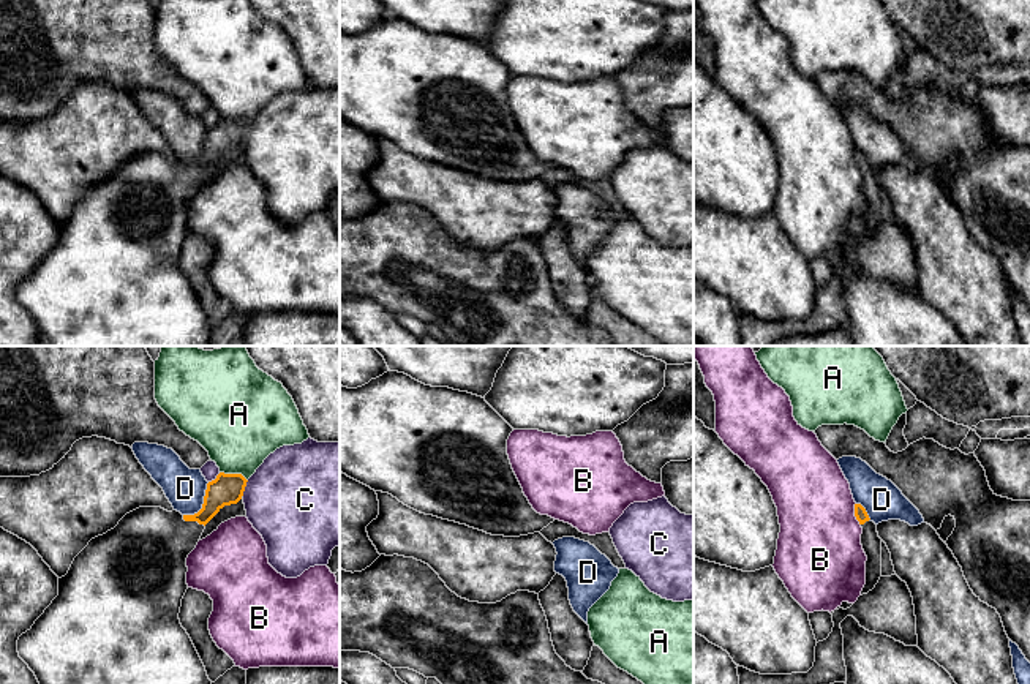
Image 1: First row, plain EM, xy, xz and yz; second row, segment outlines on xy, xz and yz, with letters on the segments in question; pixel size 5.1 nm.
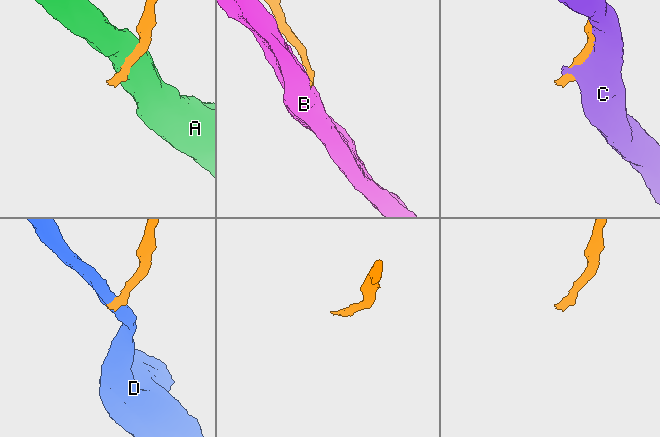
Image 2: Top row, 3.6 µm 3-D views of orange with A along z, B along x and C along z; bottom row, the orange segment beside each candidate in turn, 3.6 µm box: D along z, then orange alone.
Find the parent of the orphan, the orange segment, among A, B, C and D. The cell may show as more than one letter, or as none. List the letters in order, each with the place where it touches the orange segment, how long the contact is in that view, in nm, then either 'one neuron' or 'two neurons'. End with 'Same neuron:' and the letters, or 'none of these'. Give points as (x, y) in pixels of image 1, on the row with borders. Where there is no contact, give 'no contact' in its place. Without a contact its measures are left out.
A: contact xy (234, 474); length 150 nm; two neurons
B: contact yz (855, 514); length 120 nm; two neurons
C: contact xy (244, 488); length 100 nm; two neurons
D: contact xy (202, 504); length 220 nm; two neurons
Same neuron: none of these

